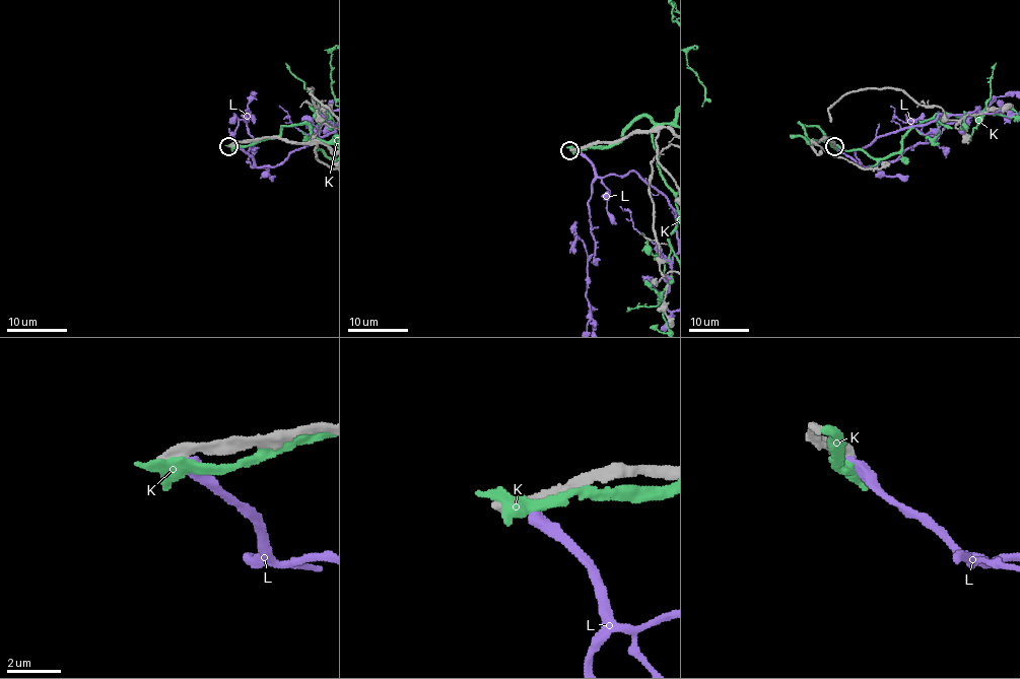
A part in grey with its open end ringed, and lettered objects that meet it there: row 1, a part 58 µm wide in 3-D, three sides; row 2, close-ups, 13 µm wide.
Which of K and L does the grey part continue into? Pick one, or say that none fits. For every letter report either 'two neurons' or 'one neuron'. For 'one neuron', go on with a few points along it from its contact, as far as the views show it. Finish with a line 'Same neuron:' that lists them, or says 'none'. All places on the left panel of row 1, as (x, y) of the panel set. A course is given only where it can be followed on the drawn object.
K: two neurons
L: two neurons
Same neuron: none

